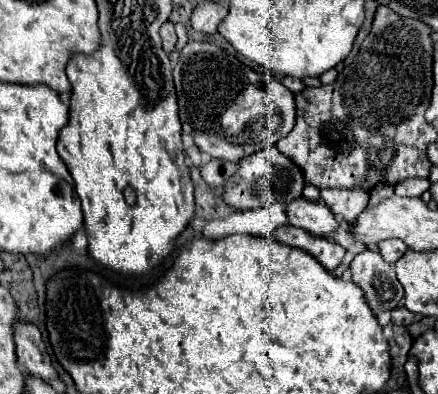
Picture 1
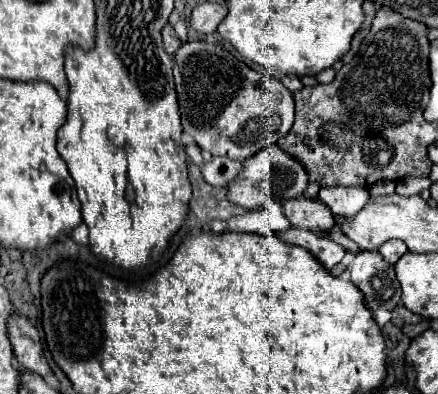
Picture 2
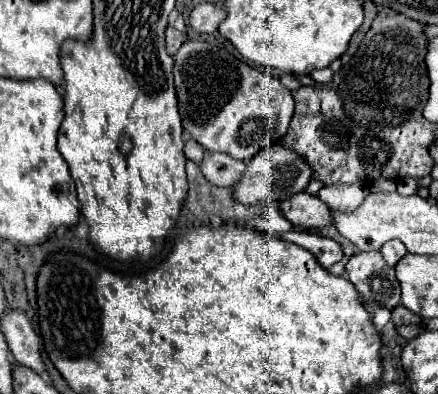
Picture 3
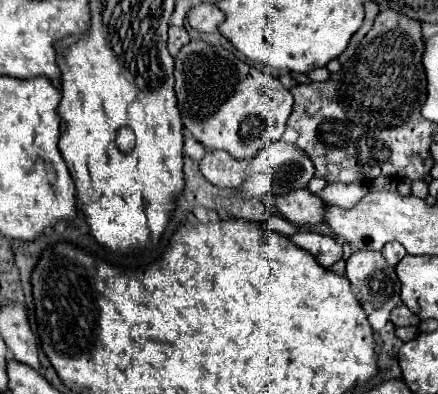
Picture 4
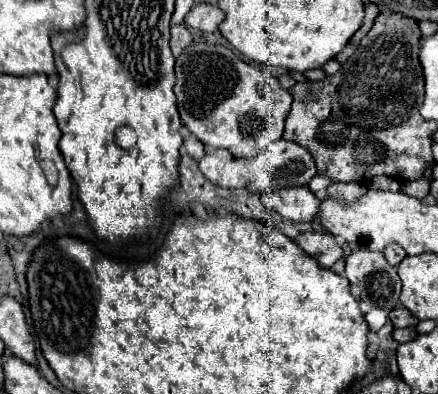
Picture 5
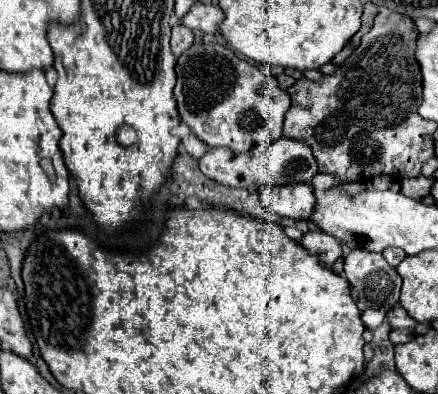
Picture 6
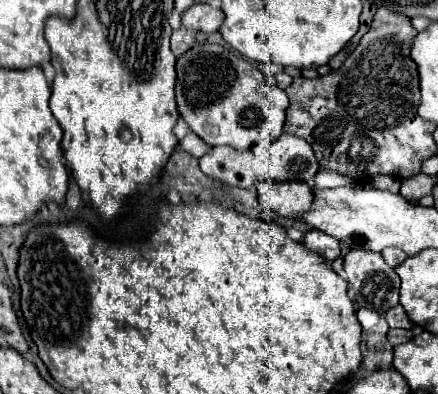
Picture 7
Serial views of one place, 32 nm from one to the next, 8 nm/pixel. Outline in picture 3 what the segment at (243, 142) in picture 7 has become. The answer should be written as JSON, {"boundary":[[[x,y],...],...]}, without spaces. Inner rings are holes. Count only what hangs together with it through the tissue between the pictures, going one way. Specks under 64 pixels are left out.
{"boundary":[[[186,42],[174,60],[174,80],[182,126],[208,152],[226,152],[236,160],[250,160],[256,152],[284,136],[294,112],[294,98],[292,92],[278,82],[278,78],[270,78],[268,74],[254,70],[252,66],[232,56],[228,50],[208,42]]]}

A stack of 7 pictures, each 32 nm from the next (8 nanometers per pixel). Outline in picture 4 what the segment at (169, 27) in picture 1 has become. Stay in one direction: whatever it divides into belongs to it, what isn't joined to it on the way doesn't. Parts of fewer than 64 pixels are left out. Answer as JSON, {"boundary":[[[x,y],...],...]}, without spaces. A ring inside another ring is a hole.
{"boundary":[[[170,26],[170,40],[168,40],[168,50],[172,56],[178,56],[180,48],[184,44],[190,42],[190,36],[186,32],[186,28],[176,28],[176,26]]]}

